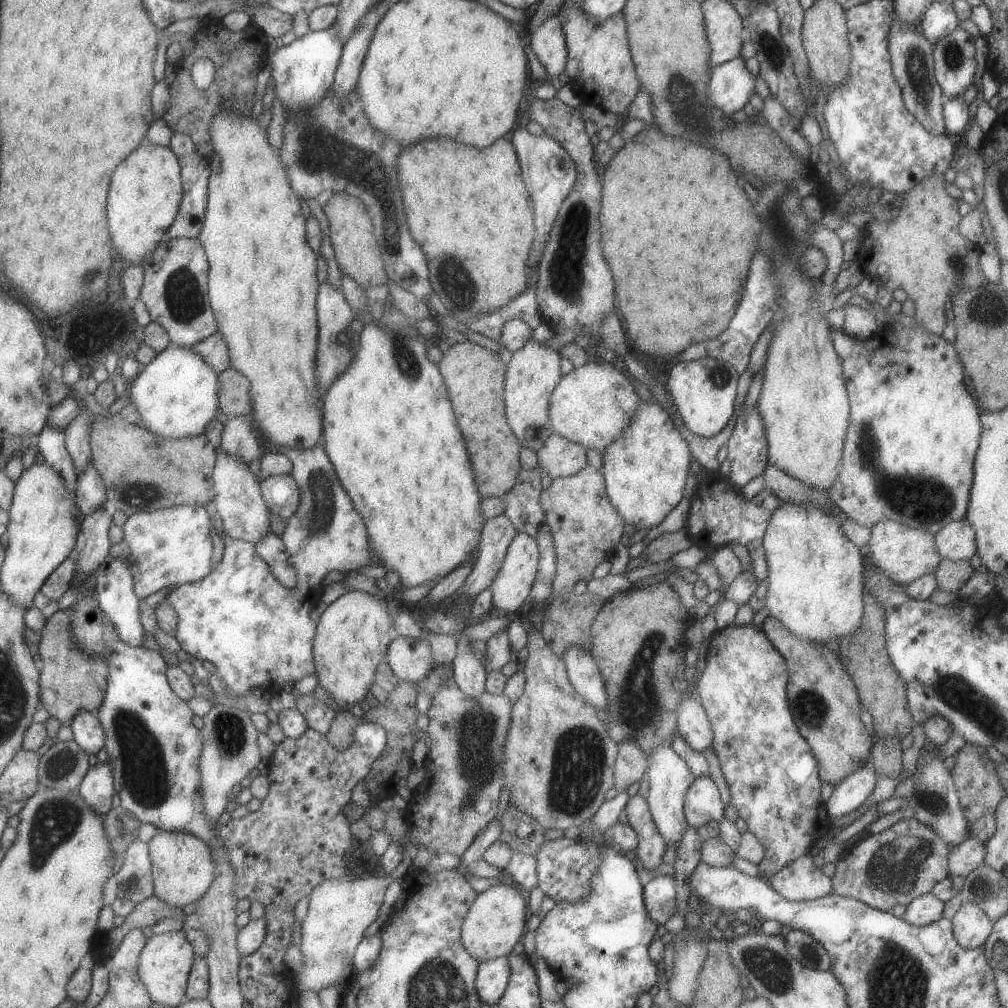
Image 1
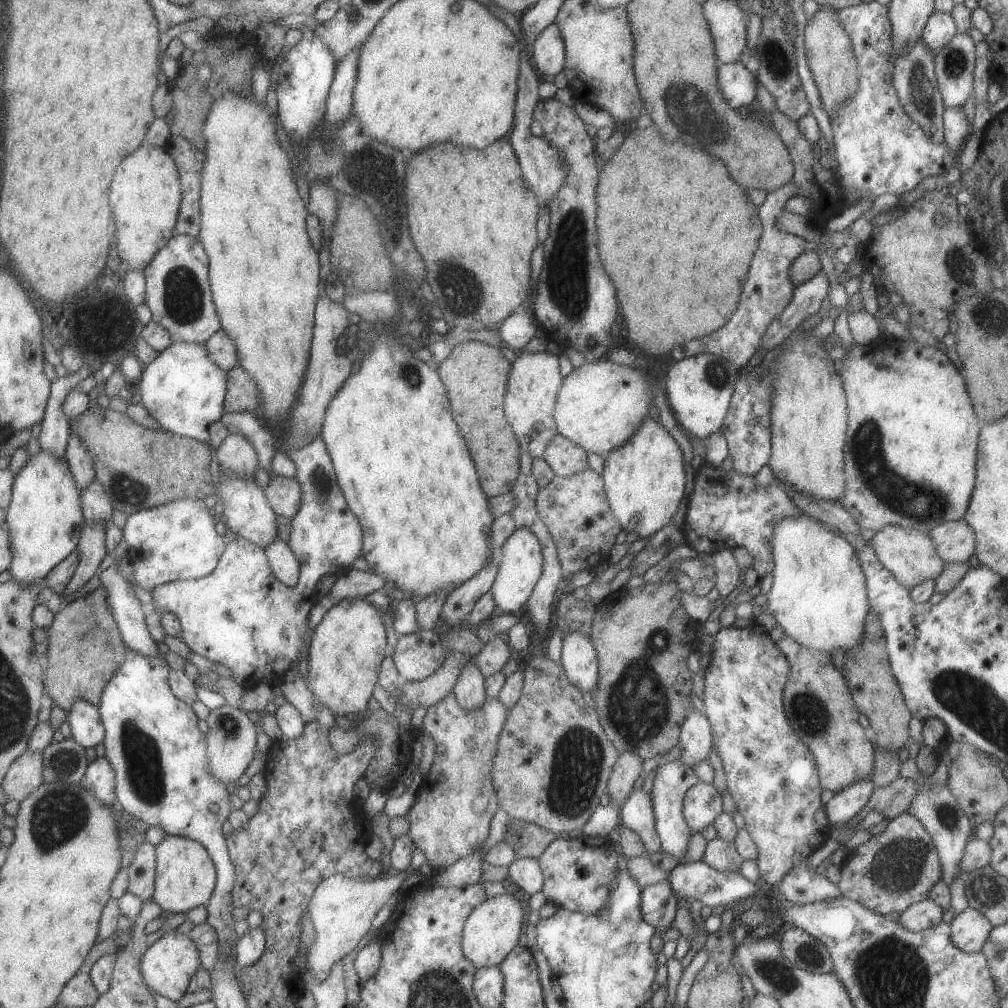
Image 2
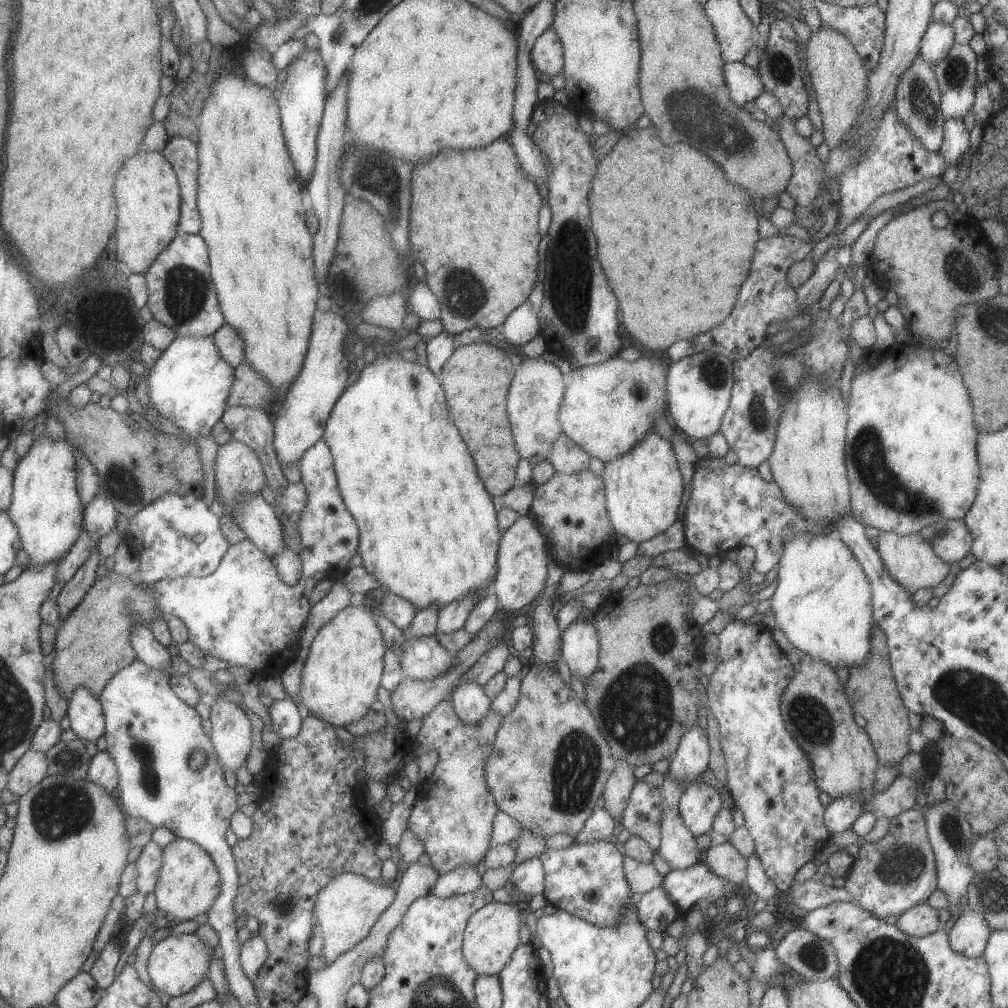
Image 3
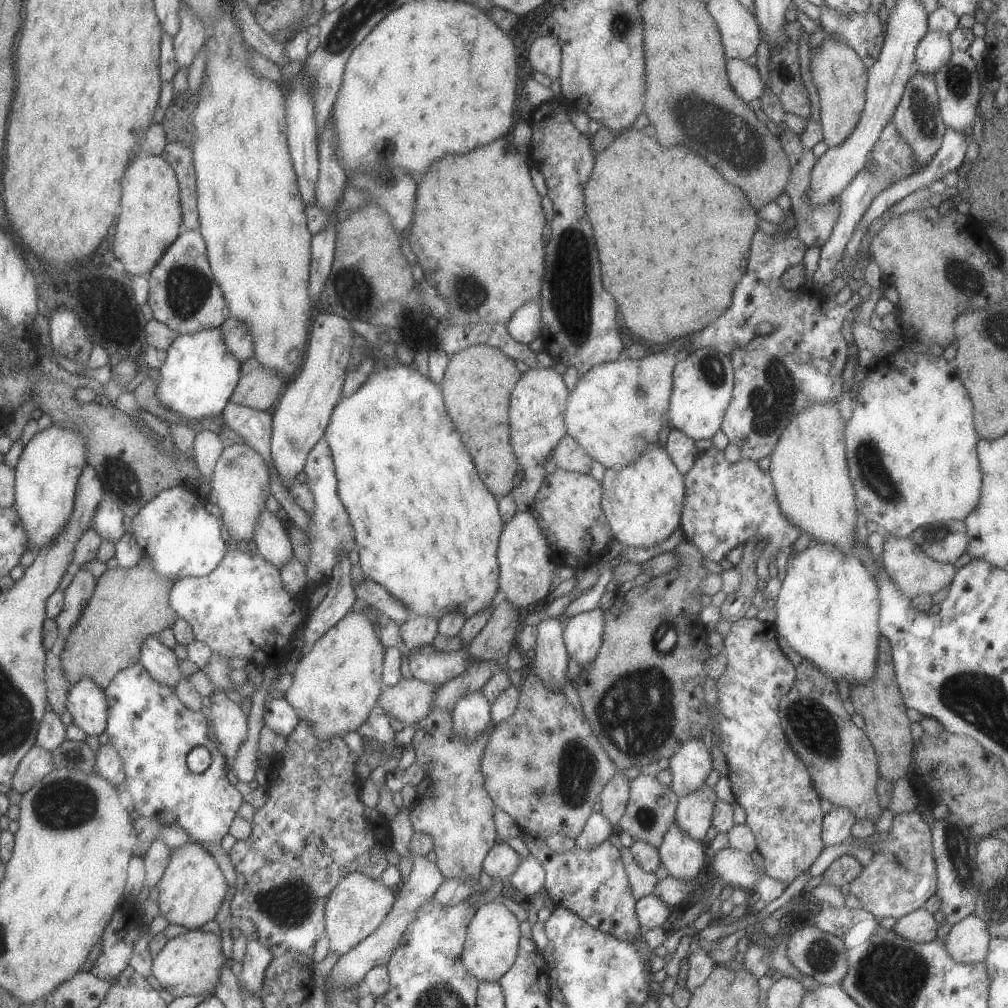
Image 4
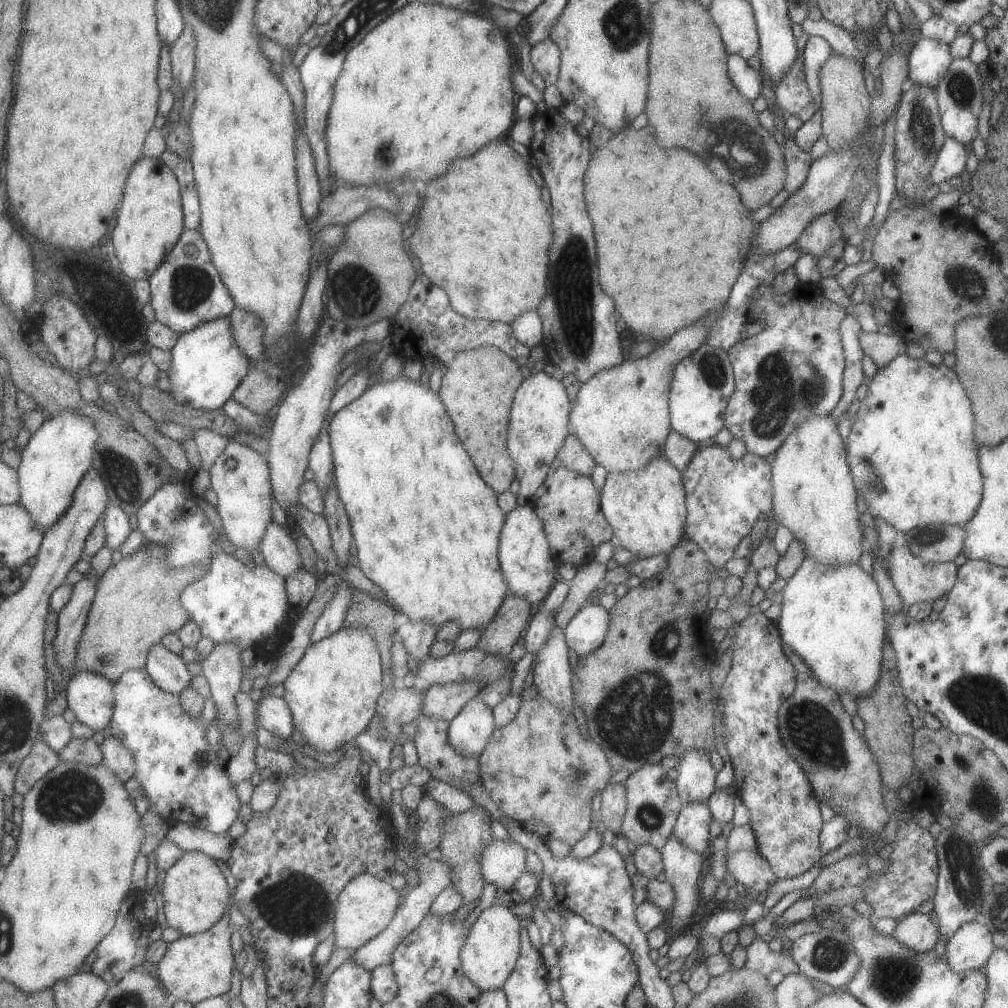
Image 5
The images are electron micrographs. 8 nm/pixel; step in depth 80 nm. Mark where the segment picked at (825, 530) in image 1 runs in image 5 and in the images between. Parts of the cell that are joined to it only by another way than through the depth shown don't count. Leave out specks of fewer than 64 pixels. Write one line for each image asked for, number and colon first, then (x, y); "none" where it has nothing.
2: (818, 598)
3: (822, 601)
4: (827, 607)
5: (832, 617)

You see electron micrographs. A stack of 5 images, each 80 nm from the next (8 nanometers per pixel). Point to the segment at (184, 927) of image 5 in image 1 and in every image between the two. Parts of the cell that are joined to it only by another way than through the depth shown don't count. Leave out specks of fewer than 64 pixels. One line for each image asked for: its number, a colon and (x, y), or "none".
1: (181, 867)
2: (184, 878)
3: (187, 884)
4: (191, 889)

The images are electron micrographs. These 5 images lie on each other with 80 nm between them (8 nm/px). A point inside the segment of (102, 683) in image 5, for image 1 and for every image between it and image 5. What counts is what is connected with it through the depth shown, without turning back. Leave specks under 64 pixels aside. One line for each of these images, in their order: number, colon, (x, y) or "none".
1: (87, 733)
2: (84, 721)
3: (84, 712)
4: (85, 702)

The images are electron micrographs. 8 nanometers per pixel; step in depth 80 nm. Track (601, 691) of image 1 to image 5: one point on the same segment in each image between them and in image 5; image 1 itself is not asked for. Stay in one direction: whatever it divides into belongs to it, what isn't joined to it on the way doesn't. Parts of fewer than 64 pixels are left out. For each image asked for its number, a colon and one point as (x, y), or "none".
2: (578, 659)
3: (579, 645)
4: (582, 634)
5: (584, 633)

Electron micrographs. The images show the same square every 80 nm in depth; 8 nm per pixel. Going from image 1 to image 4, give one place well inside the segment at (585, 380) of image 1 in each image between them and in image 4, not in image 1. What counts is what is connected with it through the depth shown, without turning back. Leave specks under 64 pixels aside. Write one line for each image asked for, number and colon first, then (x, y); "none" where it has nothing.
2: (600, 404)
3: (607, 407)
4: (616, 409)

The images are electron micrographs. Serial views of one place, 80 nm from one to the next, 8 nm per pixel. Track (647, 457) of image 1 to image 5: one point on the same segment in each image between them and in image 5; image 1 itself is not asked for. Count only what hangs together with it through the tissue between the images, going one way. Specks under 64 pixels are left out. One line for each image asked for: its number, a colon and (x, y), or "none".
2: (643, 479)
3: (643, 487)
4: (642, 502)
5: (645, 508)

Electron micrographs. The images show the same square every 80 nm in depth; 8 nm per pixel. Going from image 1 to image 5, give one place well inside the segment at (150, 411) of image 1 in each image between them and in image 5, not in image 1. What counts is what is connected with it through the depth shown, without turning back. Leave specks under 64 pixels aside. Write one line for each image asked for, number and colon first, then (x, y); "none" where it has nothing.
2: (182, 389)
3: (188, 385)
4: (198, 376)
5: (206, 366)

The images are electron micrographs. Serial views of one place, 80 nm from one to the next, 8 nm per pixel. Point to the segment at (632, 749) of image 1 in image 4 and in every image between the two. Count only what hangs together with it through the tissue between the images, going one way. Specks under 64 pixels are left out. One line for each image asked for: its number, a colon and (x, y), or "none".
2: (627, 769)
3: (617, 789)
4: (614, 796)

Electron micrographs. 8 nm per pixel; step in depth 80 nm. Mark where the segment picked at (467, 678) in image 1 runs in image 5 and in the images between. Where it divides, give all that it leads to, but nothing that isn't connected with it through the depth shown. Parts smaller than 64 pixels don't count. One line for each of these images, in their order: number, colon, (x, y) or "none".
2: (469, 688)
3: (470, 703)
4: (471, 714)
5: (469, 730)

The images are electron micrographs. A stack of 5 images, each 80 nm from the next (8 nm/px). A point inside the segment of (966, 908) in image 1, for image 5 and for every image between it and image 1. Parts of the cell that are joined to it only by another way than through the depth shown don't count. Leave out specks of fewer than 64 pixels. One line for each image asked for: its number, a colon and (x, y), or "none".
2: (969, 929)
3: (968, 936)
4: (967, 941)
5: (969, 948)

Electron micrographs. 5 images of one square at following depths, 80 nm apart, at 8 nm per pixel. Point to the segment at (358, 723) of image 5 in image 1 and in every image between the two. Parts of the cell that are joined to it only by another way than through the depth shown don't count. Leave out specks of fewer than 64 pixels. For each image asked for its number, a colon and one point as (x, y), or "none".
1: (351, 638)
2: (347, 647)
3: (339, 680)
4: (334, 686)

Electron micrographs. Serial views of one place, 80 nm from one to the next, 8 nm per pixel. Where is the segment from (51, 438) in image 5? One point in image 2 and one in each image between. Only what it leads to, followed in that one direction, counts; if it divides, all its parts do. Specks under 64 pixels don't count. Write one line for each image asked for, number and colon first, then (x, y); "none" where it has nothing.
2: (44, 518)
3: (44, 508)
4: (45, 481)

